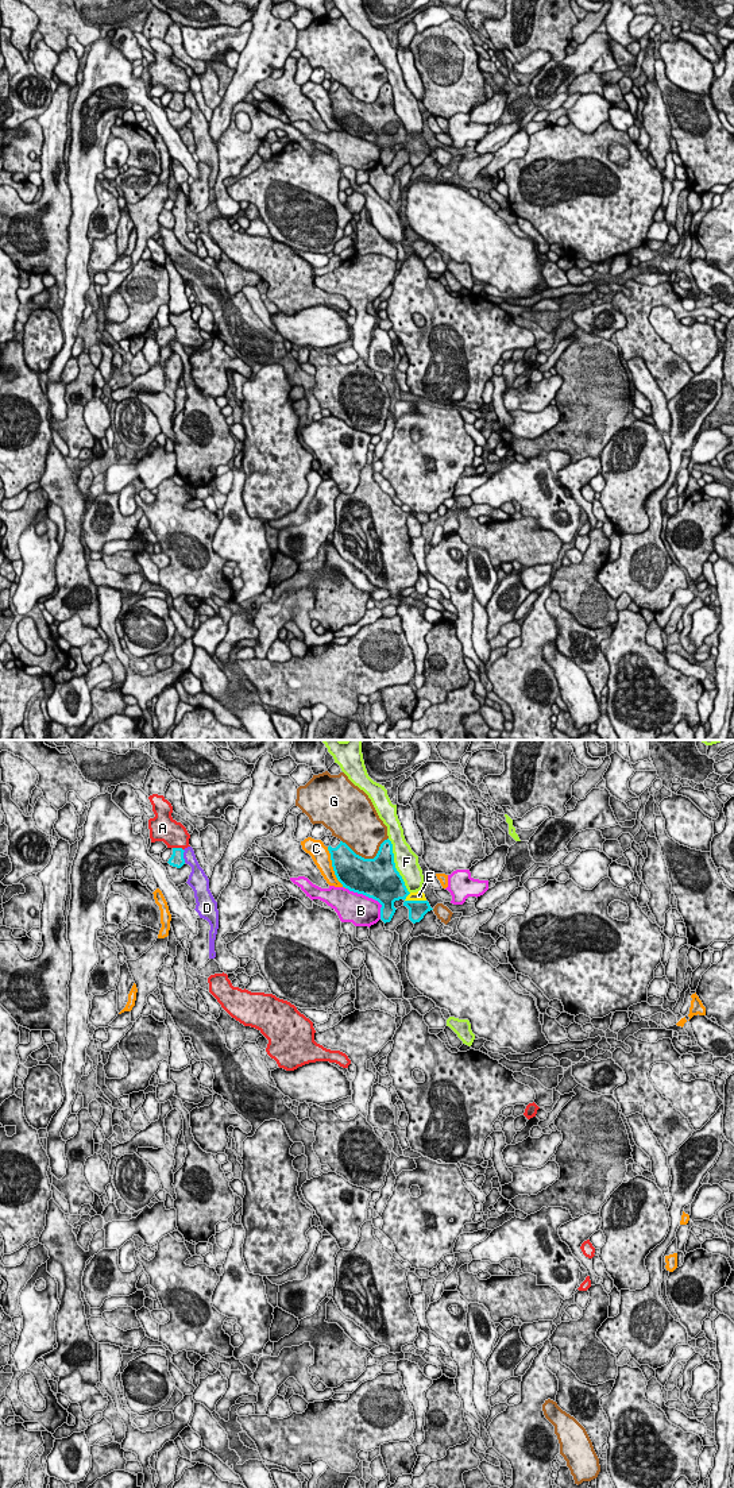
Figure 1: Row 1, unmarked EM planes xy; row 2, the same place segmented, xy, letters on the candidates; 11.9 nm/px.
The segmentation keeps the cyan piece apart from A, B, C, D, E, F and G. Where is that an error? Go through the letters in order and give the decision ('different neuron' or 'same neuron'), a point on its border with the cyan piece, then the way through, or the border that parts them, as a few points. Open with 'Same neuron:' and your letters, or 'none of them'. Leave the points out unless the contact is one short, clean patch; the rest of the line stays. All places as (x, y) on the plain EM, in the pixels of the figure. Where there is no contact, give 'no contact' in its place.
Same neuron: E
A: different neuron; meets cyan in xy at (178, 92)
B: different neuron; meets cyan in xy at (370, 141)
C: different neuron; meets cyan in xy at (332, 110)
D: different neuron; meets cyan in xy at (182, 100); border along xy (182, 93), (185, 105)
E: same neuron; meets cyan in xy at (414, 145); runs through xy (397, 134), (408, 143), (414, 145), (418, 139)
F: different neuron; meets cyan in xy at (394, 110)
G: different neuron; meets cyan in xy at (367, 103)

